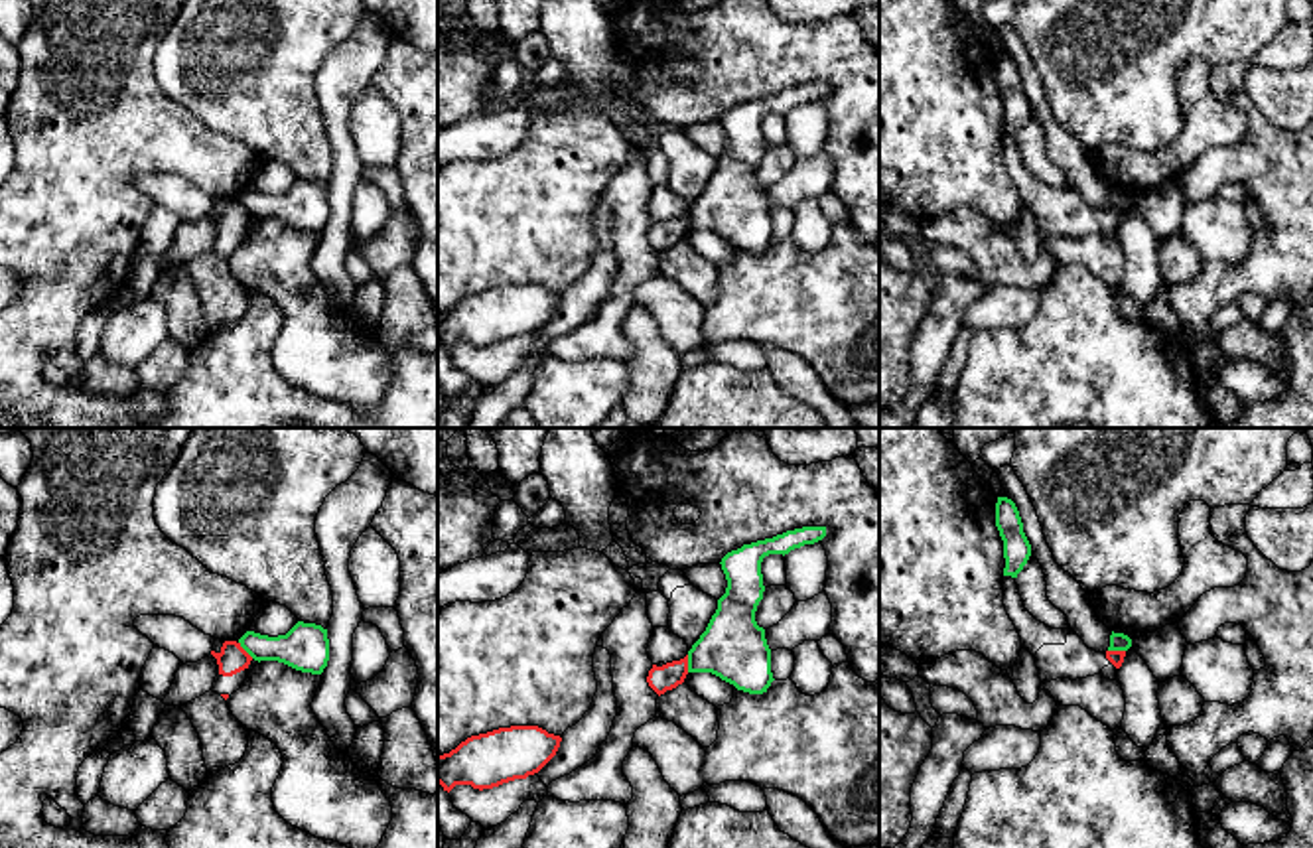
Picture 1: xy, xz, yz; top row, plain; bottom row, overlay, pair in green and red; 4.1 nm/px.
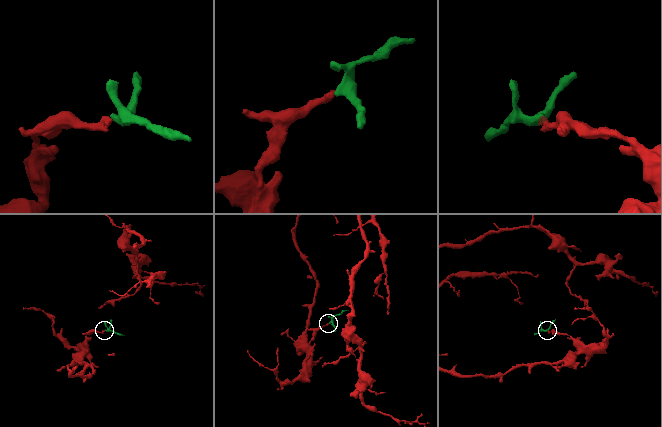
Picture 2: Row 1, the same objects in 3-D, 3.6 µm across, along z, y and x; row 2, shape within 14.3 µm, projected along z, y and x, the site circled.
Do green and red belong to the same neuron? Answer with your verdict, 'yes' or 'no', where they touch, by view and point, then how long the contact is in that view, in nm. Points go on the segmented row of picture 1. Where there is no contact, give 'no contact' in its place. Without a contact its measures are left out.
no; contact xz (689, 663); length 70 nm

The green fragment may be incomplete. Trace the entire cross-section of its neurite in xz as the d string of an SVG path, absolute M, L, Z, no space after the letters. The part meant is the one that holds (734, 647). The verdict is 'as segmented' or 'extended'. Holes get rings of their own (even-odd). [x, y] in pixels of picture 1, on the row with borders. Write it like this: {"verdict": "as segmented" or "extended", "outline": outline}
{"verdict": "as segmented", "outline": "M802 527L773 538L743 544L722 558L727 580L706 631L688 651L688 672L712 672L749 694L771 686L771 649L755 611L763 600L761 562L769 554L789 554L826 536L826 527Z"}

